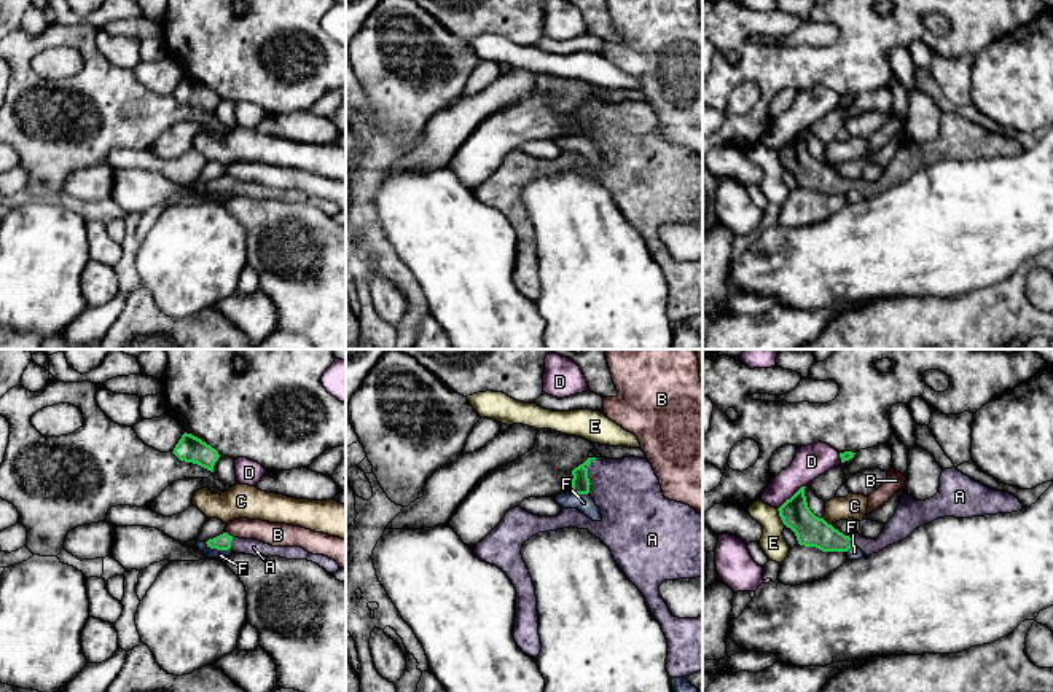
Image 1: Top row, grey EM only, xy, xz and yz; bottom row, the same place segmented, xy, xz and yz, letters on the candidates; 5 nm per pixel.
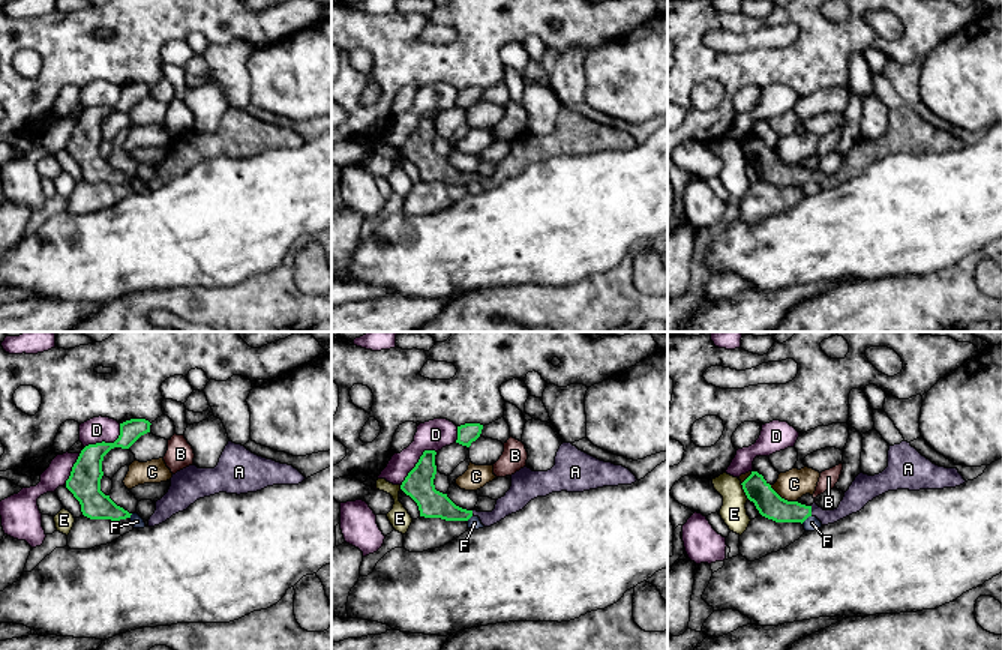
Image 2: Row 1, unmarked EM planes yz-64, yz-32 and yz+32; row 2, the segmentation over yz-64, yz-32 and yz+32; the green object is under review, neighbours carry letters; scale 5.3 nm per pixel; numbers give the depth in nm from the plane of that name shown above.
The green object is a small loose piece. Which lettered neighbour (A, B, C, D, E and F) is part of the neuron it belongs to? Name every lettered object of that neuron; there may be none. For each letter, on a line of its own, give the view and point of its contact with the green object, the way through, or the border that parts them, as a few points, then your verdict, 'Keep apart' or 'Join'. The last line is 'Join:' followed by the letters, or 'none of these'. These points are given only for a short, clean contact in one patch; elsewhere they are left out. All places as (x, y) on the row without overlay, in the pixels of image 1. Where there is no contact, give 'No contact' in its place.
A: Touches green at xz (587, 114). Path across: xz (580, 126), (587, 114), (606, 118), (628, 136). Join
B: Touches green at xy (228, 177). Boundary: xy (227, 174), (233, 179). Keep apart
C: Touches green at yz (825, 165). Boundary: yz (822, 161), (830, 168). Keep apart
D: Touches green at yz (792, 139). Boundary: yz (805, 128), (778, 152). Keep apart
E: Touches green at yz (779, 158). Boundary: yz (776, 152), (786, 168). Keep apart
F: Touches green at xy (217, 192). Boundary: xy (204, 185), (211, 190), (230, 192). Keep apart
Join: A

